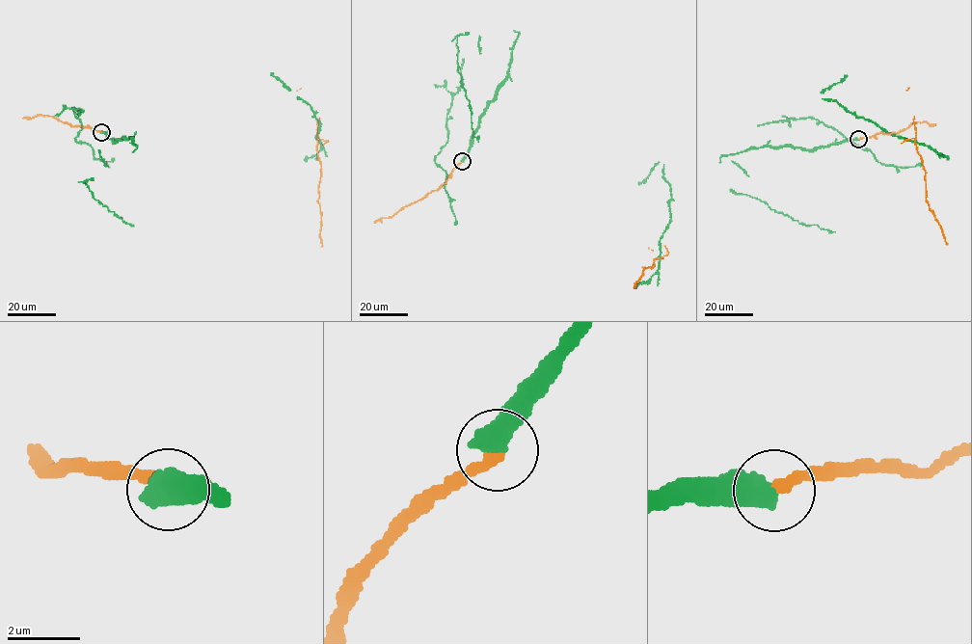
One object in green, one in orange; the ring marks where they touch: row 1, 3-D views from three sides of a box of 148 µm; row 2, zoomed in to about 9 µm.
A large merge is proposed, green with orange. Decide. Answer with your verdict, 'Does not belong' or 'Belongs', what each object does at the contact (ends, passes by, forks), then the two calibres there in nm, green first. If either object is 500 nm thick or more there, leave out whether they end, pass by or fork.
Does not belong. Thickness 650 nm (green) against 320 nm

